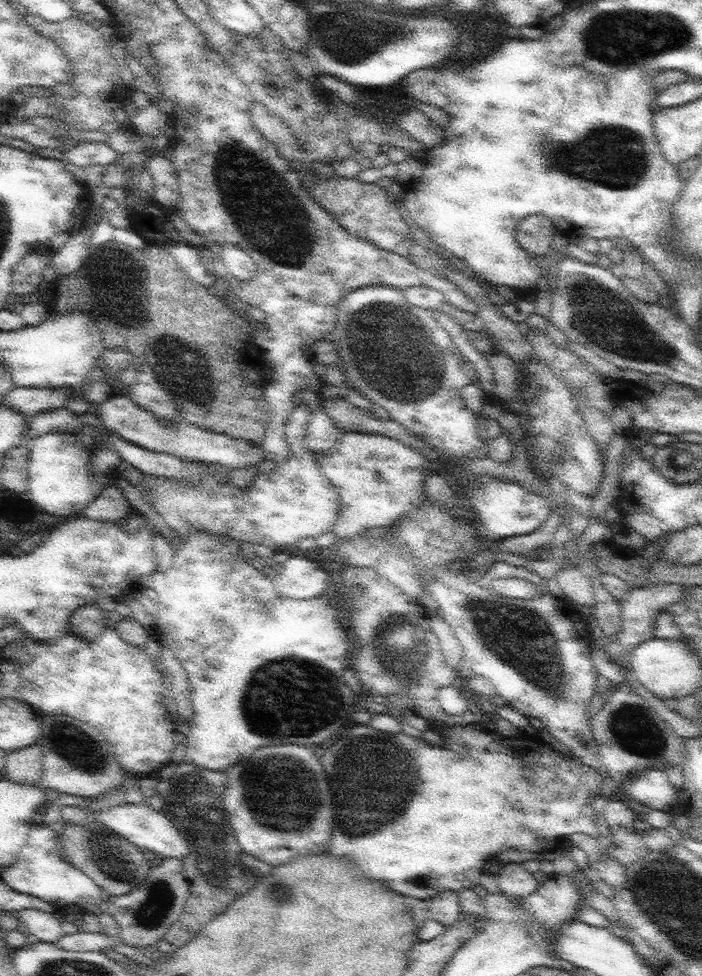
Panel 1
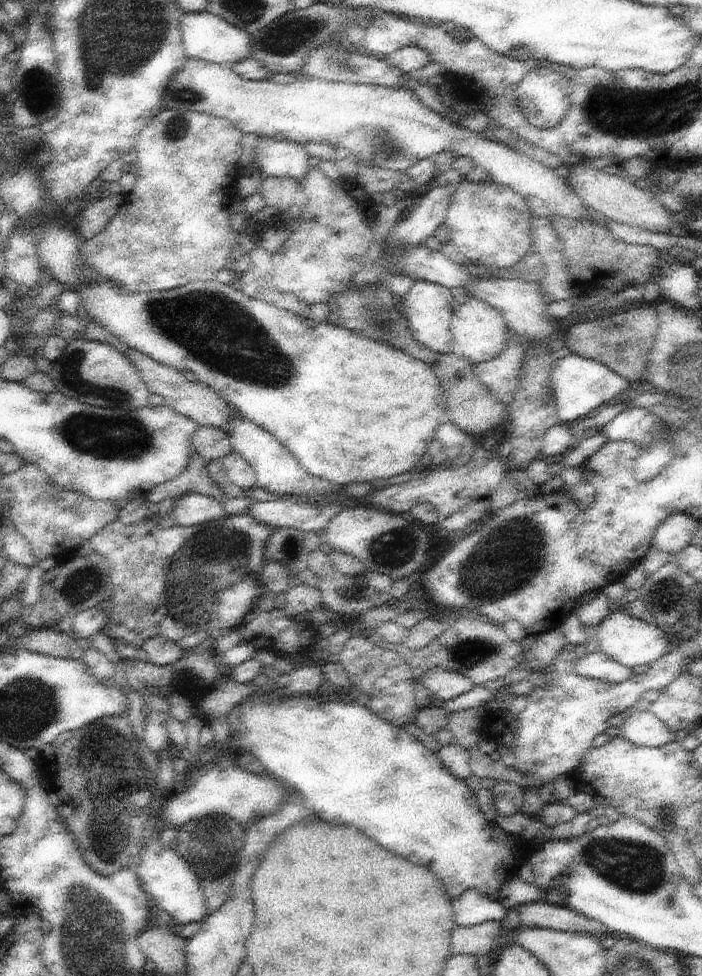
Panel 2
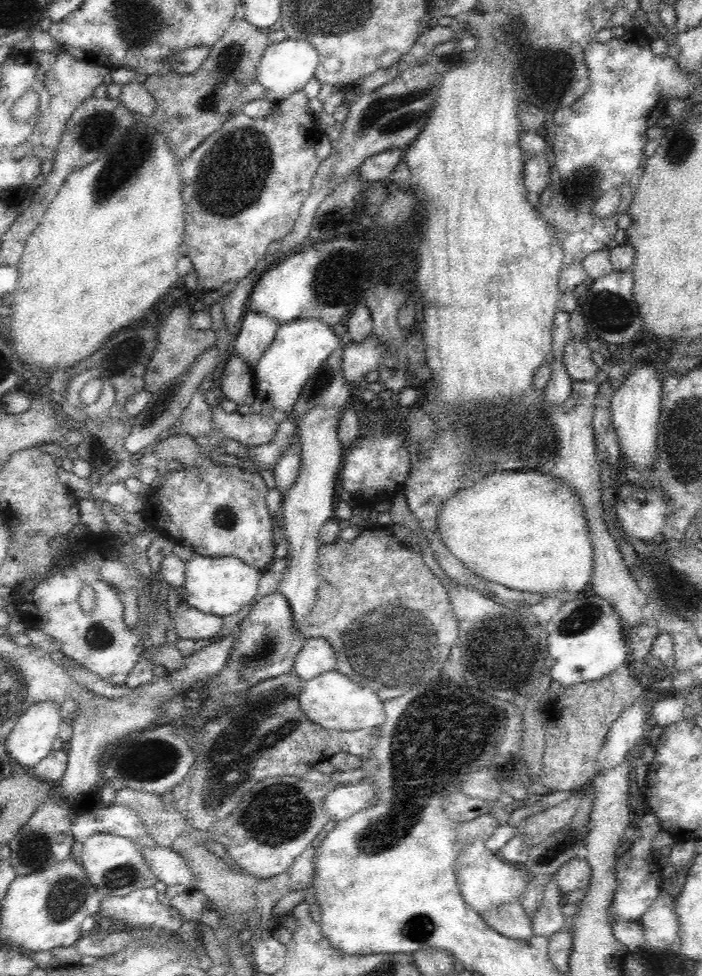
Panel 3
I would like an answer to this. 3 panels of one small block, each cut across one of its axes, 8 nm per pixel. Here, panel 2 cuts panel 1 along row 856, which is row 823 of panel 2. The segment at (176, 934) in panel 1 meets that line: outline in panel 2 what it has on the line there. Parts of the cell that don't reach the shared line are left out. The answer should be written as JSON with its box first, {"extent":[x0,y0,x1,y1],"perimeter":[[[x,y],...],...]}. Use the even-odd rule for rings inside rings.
{"extent":[176,815,246,917],"perimeter":[[[204,815],[204,818],[200,820],[190,820],[188,824],[182,826],[182,830],[178,832],[178,848],[176,852],[186,858],[186,862],[190,862],[190,866],[194,866],[194,872],[198,874],[198,882],[200,882],[200,888],[202,888],[204,896],[206,897],[206,916],[209,917],[211,914],[220,910],[225,905],[226,899],[230,896],[231,888],[233,887],[232,882],[235,881],[236,870],[238,870],[238,852],[242,850],[244,846],[244,838],[246,838],[246,832],[244,828],[228,818],[228,816],[214,816]]]}

